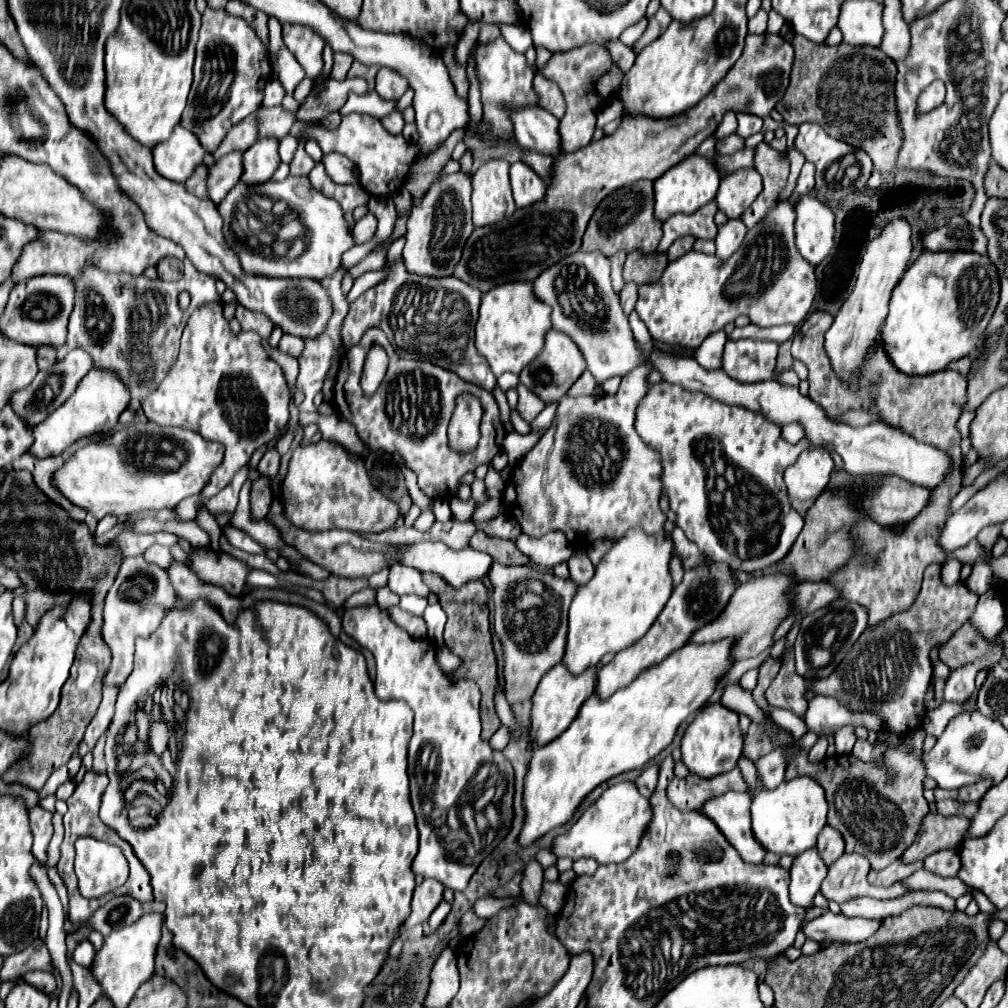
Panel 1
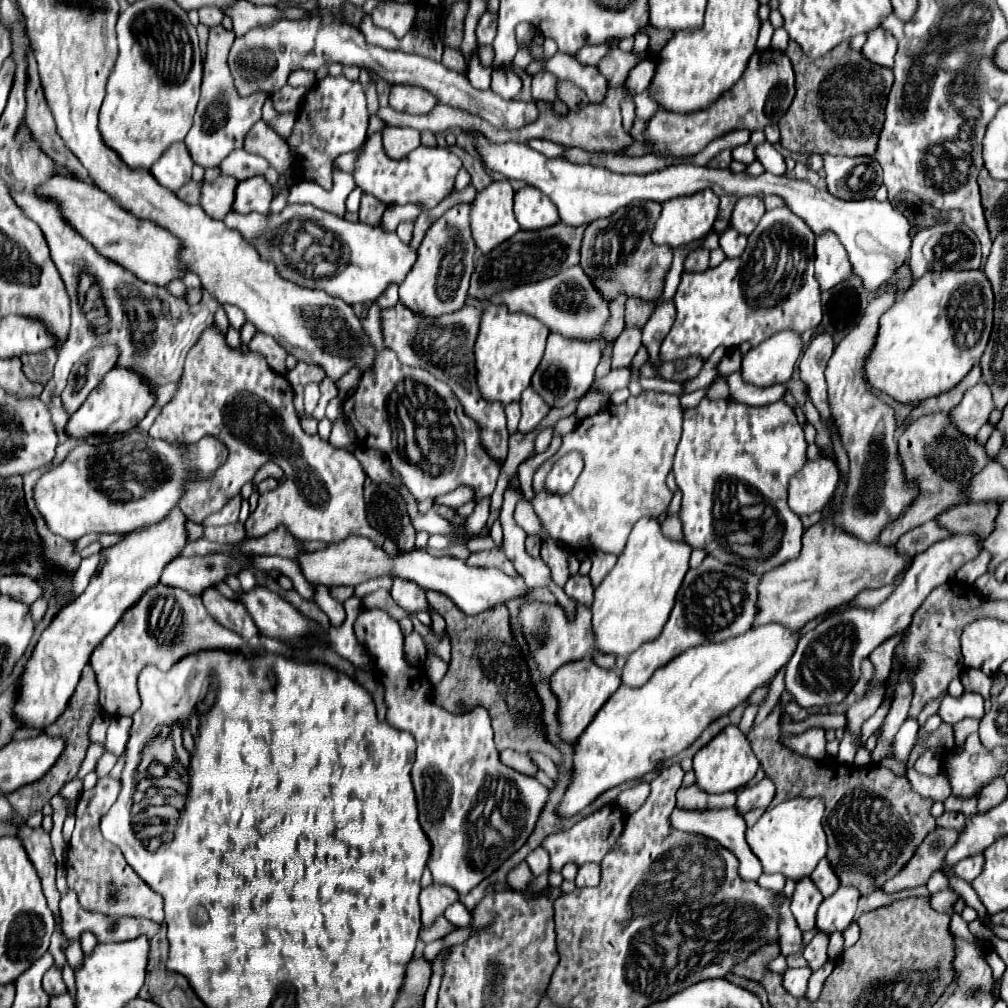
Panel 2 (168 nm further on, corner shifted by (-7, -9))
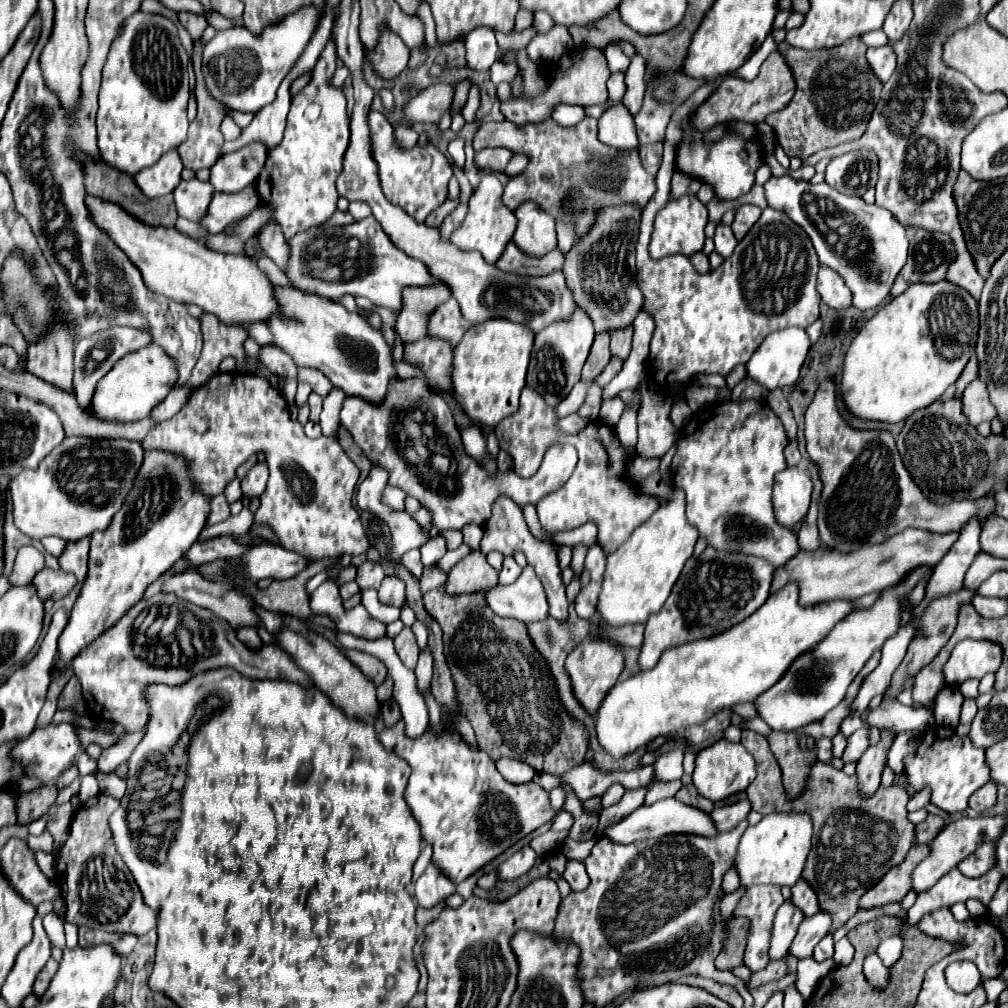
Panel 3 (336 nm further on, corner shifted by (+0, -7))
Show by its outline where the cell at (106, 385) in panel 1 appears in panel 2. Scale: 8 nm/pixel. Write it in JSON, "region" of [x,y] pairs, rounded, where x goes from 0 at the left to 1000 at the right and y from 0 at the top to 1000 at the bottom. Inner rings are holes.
{"region":[[[114,365],[88,391],[86,399],[82,399],[82,403],[74,411],[70,411],[64,429],[68,435],[114,433],[114,431],[128,429],[130,425],[134,425],[138,421],[138,417],[146,411],[146,407],[152,403],[152,399],[154,399],[154,389],[142,375],[138,375],[128,365]]]}

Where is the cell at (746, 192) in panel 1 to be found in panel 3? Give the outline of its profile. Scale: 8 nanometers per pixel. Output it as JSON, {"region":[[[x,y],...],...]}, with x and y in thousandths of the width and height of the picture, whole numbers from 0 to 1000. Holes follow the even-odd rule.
{"region":[[[736,202],[732,206],[730,216],[726,220],[726,228],[728,228],[730,238],[736,238],[740,234],[740,230],[750,222],[754,212],[756,212],[756,208],[752,204],[746,204],[746,202]]]}

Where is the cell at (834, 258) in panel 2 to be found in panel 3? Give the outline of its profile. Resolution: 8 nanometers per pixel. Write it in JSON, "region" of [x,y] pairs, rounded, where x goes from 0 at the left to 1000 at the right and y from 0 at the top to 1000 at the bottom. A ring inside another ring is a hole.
{"region":[[[815,264],[812,270],[812,292],[815,296],[817,302],[821,302],[823,306],[829,308],[837,308],[845,304],[845,292],[841,288],[841,284],[837,282],[837,278],[833,274],[829,274],[827,268]]]}

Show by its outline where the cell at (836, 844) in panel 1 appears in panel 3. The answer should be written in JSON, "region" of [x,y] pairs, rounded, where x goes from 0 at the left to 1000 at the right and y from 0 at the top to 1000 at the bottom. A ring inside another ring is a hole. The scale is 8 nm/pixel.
{"region":[[[792,873],[788,879],[786,879],[786,891],[784,895],[796,903],[798,911],[802,909],[808,909],[813,901],[812,901],[812,893],[810,893],[810,887],[808,883],[802,879],[800,873]]]}

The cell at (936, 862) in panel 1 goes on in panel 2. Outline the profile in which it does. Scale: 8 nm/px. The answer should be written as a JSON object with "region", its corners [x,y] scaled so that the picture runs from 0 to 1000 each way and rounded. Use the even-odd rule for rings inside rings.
{"region":[[[969,847],[969,849],[963,849],[963,851],[955,851],[947,859],[947,869],[957,873],[957,875],[963,875],[967,869],[973,867],[973,861],[975,861],[975,847]]]}

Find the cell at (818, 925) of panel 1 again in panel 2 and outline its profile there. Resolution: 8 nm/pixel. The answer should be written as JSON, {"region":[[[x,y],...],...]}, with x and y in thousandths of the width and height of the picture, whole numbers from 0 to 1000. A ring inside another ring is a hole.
{"region":[[[773,889],[773,907],[775,907],[775,915],[773,915],[773,937],[775,937],[775,946],[783,948],[789,944],[797,942],[797,925],[793,923],[793,919],[789,919],[789,911],[785,909],[783,903],[783,891],[775,891]]]}

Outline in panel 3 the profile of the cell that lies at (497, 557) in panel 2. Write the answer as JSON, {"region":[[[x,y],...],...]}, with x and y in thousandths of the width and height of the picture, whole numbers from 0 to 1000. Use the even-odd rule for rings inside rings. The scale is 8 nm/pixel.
{"region":[[[474,546],[460,552],[446,567],[440,579],[440,585],[446,591],[468,589],[482,583],[488,583],[494,575],[494,567],[482,558],[482,552]]]}

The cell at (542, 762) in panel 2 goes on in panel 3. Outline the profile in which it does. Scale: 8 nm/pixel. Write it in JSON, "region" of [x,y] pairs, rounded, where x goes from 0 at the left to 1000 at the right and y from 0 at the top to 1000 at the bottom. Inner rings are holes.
{"region":[[[560,780],[560,786],[562,786],[562,798],[560,802],[569,810],[569,817],[565,821],[565,831],[571,833],[571,835],[581,835],[581,833],[587,833],[591,823],[593,823],[593,810],[581,806],[577,802],[577,796],[571,792],[569,784],[565,780]]]}

